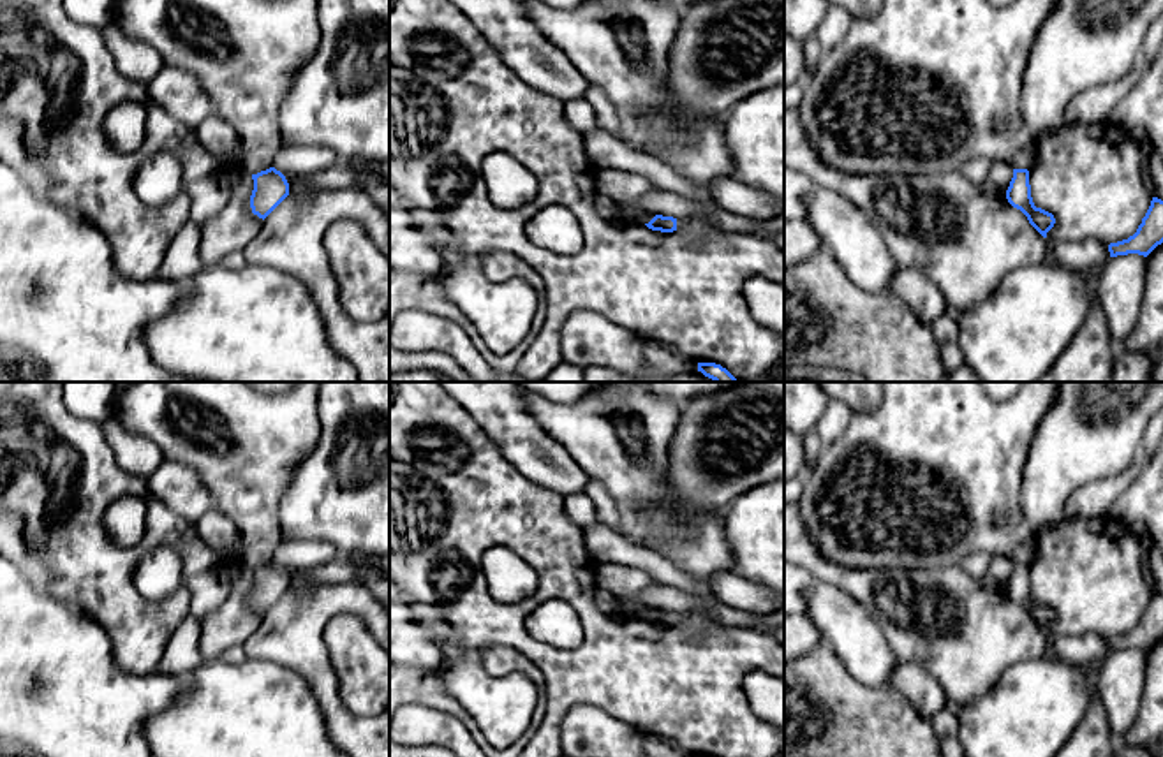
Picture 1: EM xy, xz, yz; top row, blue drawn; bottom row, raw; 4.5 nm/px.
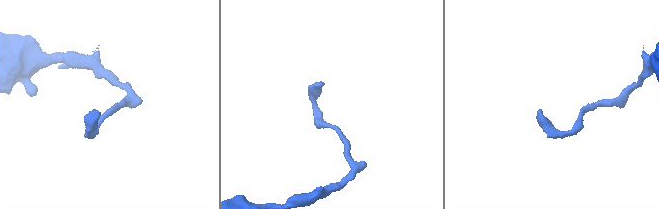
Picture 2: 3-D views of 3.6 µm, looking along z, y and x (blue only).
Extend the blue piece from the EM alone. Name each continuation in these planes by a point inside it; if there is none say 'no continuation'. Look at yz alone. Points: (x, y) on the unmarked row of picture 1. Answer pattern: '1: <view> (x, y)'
no continuation

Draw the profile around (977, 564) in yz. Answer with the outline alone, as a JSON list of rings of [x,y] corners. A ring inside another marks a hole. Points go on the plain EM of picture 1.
[[[974,553],[974,555],[969,555],[960,565],[967,574],[974,577],[983,577],[989,572],[992,556],[994,555],[990,553]]]

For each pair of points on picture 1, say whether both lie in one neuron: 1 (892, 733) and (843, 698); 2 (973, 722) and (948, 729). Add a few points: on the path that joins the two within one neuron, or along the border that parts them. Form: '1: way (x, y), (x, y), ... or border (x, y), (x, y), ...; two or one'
1: way (880, 733), (855, 710); one
2: border (959, 712), (957, 738); two

